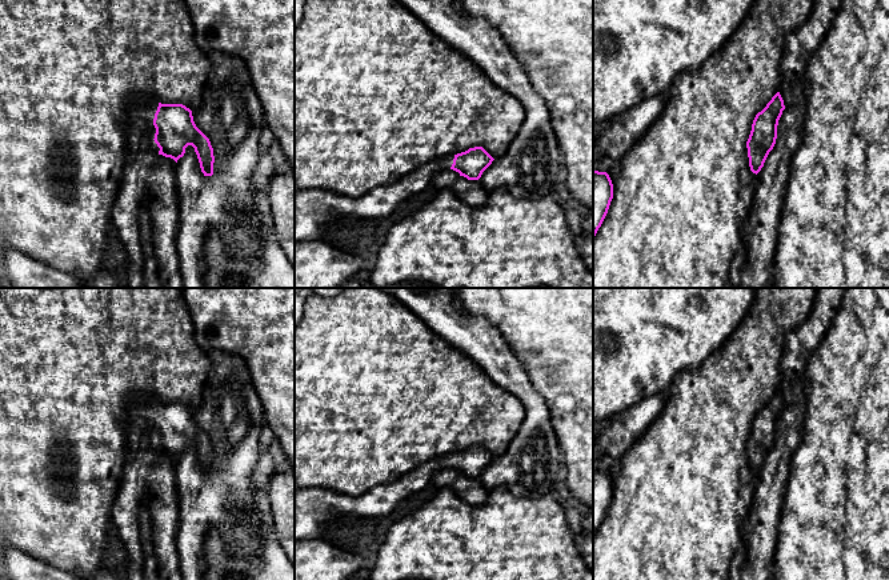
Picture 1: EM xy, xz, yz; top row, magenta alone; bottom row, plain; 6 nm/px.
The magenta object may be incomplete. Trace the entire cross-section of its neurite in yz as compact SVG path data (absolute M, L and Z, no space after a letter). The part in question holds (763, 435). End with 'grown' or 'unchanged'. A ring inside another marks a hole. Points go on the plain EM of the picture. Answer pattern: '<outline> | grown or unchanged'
M777 391L753 419L746 447L750 469L756 473L764 465L769 451L776 443L777 424L784 408L784 399L780 391Z | unchanged

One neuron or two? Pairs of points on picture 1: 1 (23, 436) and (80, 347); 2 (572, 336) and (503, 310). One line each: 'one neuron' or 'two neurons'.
1: one neuron
2: one neuron

